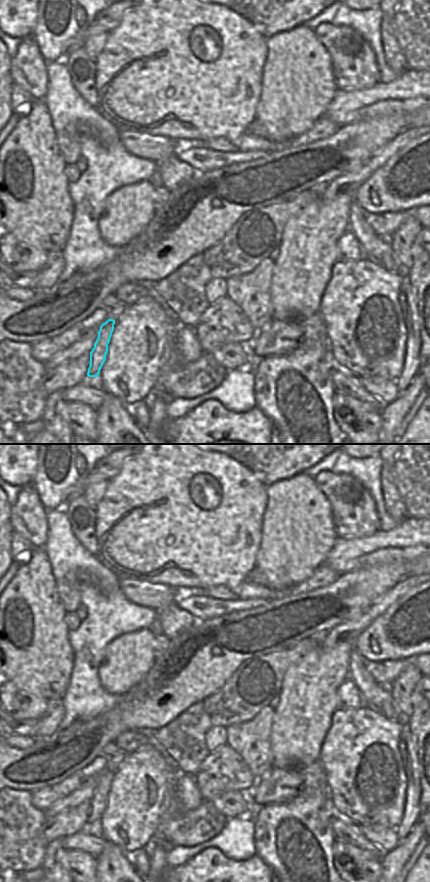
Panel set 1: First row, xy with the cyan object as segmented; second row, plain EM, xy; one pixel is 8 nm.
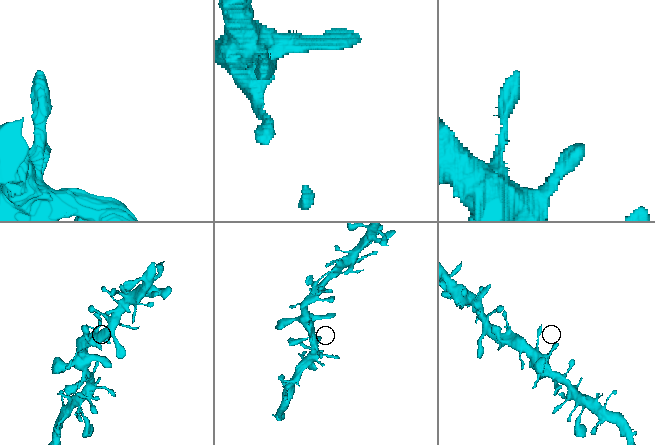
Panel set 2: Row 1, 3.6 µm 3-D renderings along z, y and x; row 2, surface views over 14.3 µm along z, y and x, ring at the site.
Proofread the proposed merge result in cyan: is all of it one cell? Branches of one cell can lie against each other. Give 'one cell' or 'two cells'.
one cell

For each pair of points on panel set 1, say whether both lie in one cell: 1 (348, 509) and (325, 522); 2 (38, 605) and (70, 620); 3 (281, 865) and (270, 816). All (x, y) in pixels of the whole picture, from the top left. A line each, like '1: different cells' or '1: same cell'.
1: different cells
2: different cells
3: same cell

